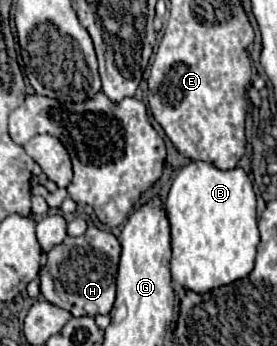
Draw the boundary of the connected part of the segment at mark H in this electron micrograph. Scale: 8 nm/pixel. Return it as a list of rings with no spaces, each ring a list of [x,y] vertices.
[[[96,226],[88,228],[86,234],[66,240],[48,252],[48,262],[40,270],[40,294],[44,300],[58,308],[68,310],[72,316],[96,316],[108,314],[114,306],[116,296],[116,272],[120,262],[120,242],[118,238]]]

